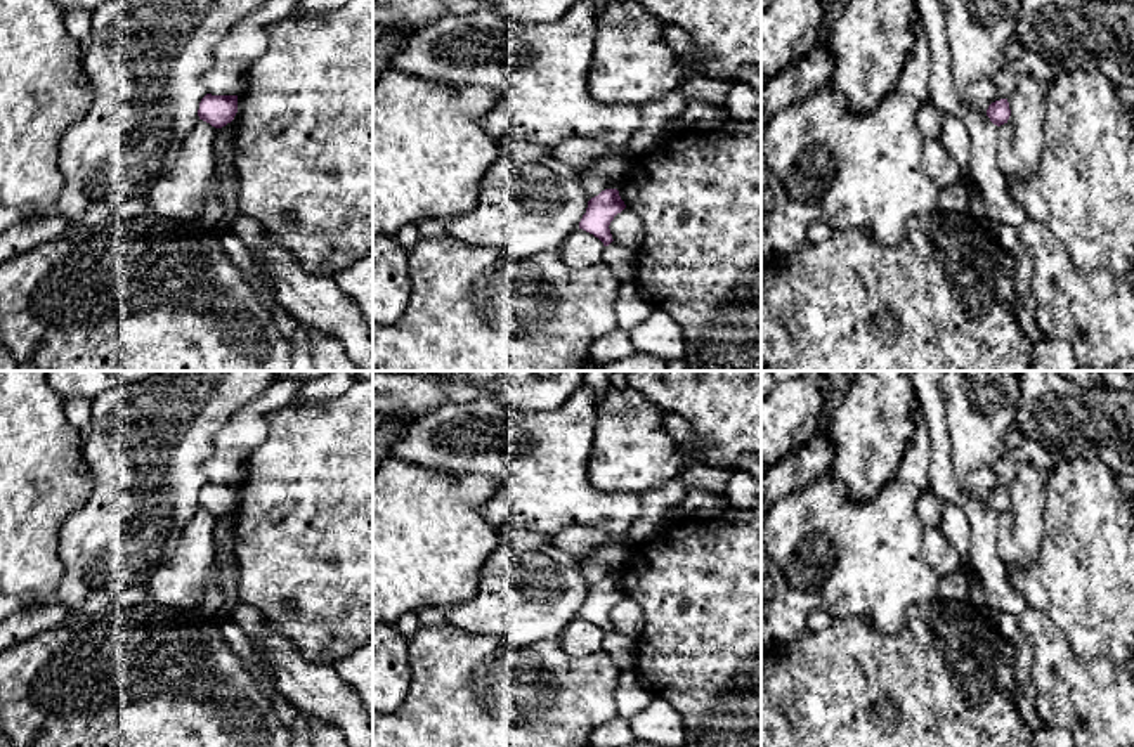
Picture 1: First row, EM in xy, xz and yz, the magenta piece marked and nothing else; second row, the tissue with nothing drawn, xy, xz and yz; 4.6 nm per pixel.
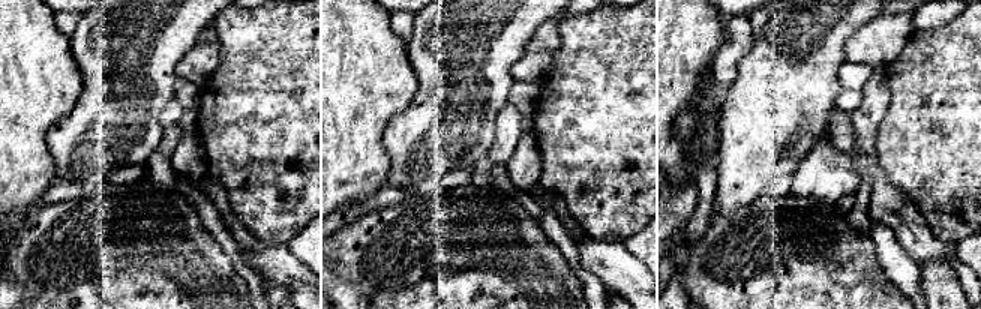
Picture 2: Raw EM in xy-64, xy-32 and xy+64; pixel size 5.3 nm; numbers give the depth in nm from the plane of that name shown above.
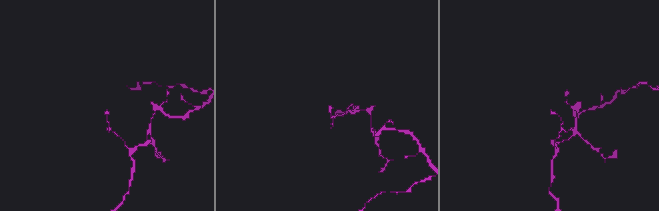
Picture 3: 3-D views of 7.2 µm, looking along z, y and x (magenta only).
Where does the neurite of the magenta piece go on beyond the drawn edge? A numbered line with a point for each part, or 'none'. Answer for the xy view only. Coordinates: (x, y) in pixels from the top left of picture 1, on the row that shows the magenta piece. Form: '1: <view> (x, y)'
none

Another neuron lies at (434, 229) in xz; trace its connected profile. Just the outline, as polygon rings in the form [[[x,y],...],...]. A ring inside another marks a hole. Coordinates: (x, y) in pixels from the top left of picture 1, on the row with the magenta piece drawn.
[[[421,220],[418,224],[421,237],[439,239],[447,236],[446,220]]]

